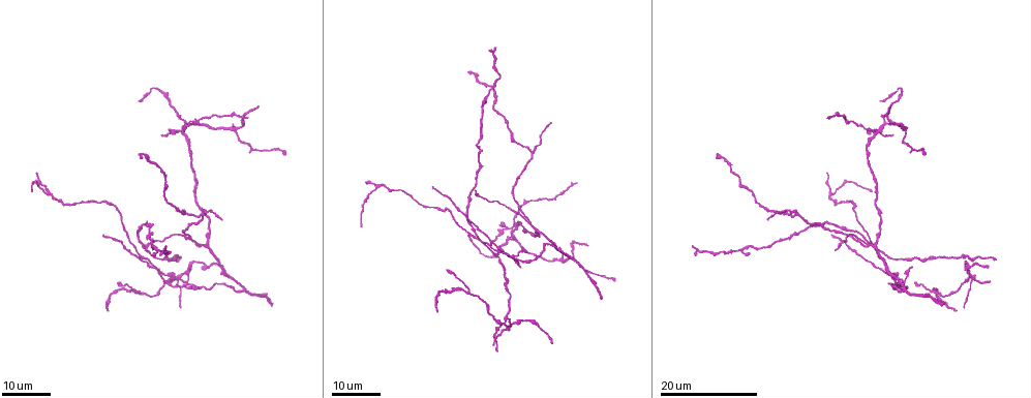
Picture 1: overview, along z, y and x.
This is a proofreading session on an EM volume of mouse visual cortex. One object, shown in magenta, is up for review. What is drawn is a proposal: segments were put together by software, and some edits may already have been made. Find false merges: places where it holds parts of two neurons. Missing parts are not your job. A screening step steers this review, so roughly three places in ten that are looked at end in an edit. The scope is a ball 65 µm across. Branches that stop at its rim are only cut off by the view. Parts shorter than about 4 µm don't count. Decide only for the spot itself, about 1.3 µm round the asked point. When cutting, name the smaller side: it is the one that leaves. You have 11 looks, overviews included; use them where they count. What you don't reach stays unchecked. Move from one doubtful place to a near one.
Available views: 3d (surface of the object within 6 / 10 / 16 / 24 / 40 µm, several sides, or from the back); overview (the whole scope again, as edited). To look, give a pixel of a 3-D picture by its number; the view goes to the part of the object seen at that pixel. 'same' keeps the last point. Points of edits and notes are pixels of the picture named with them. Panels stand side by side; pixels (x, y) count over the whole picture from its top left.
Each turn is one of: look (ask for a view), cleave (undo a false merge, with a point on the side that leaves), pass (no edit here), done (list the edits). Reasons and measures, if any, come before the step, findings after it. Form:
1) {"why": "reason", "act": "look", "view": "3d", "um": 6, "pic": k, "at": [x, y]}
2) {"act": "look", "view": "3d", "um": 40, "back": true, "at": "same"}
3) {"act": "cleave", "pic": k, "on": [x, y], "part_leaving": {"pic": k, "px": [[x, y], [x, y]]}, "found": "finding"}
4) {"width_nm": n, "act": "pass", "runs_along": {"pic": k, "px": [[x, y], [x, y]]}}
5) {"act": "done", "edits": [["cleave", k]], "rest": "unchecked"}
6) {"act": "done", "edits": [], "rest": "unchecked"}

{"why": "four arms meet", "act": "look", "view": "3d", "um": 24, "pic": 1, "at": [512, 230]}

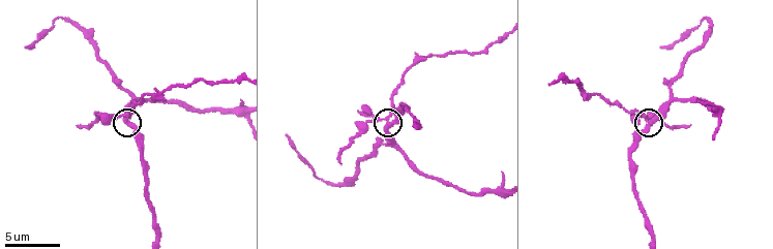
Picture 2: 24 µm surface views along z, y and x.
{"act": "look", "view": "3d", "um": 6, "pic": 2, "at": [386, 122]}

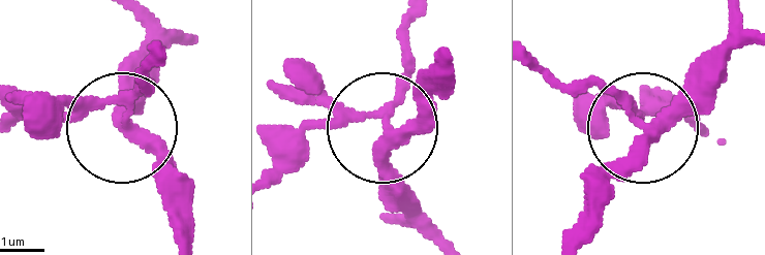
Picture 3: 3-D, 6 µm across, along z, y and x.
{"act": "cleave", "pic": 3, "on": [69, 114], "part_leaving": {"pic": 3, "px": [[397, 102], [408, 18]]}, "found": "a second neuron is stuck on"}

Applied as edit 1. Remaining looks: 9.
{"act": "look", "view": "overview"}

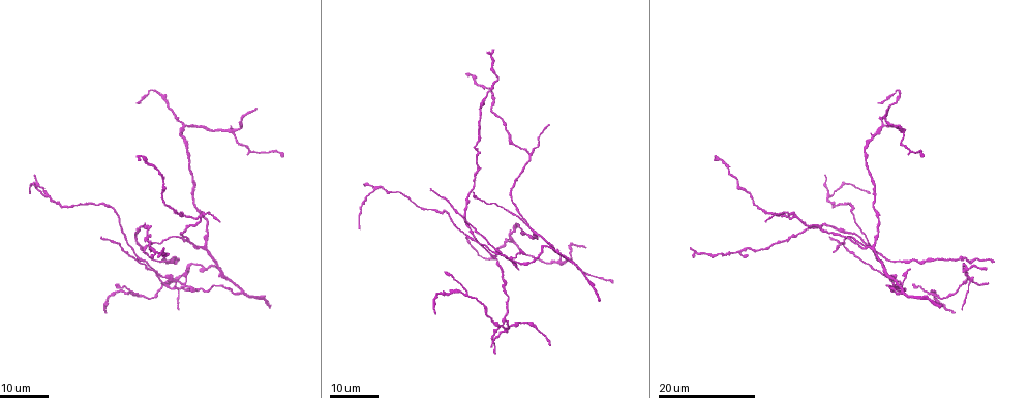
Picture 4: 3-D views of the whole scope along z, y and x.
{"why": "a fork", "act": "look", "view": "3d", "um": 24, "pic": 4, "at": [135, 296]}

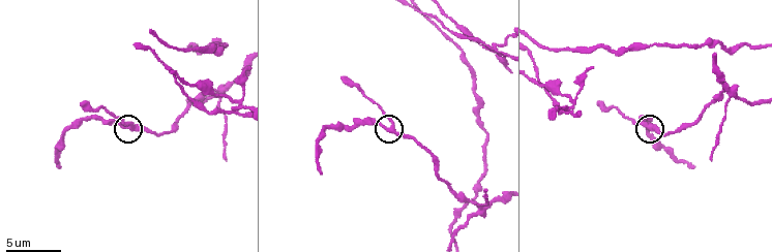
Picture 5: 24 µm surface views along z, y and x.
{"act": "look", "view": "3d", "um": 6, "pic": 5, "at": [133, 124]}

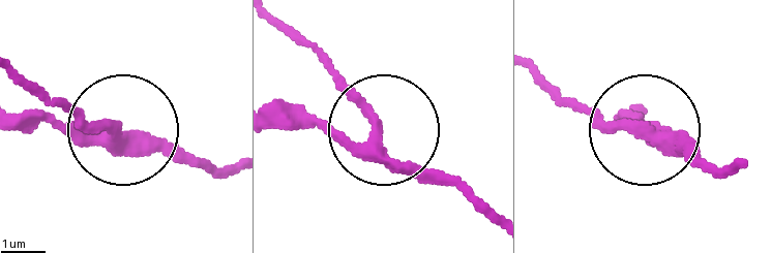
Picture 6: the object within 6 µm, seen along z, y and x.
{"width_nm": 300, "act": "pass", "found": "one neuron here"}

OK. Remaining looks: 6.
{"why": "four or more arms meet", "act": "look", "view": "3d", "um": 24, "pic": 4, "at": [858, 241]}

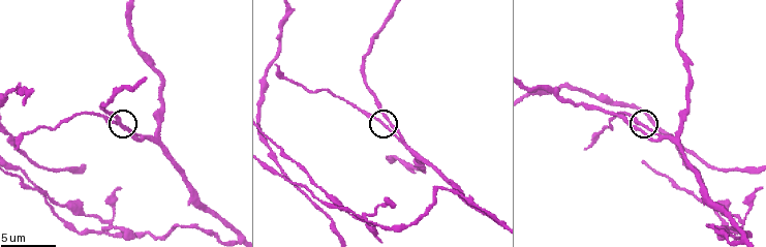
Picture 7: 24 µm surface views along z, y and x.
{"act": "look", "view": "3d", "um": 10, "pic": 7, "at": [642, 124]}

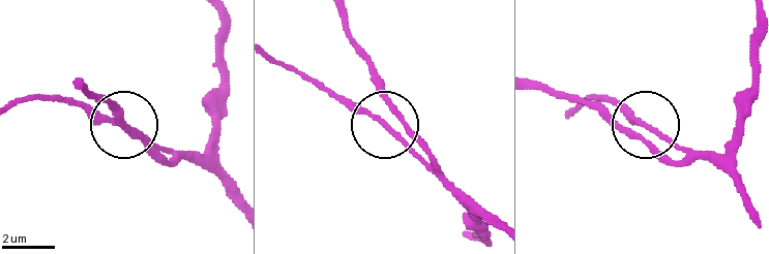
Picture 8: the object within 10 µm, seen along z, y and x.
{"arms": 4, "act": "pass", "runs_along": {"pic": 8, "px": [[757, 210], [722, 167], [637, 121], [614, 98]]}, "found": "one neuron here"}

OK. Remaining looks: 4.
{"why": "four or more arms meet", "act": "look", "view": "3d", "um": 16, "pic": 7, "at": [101, 231]}

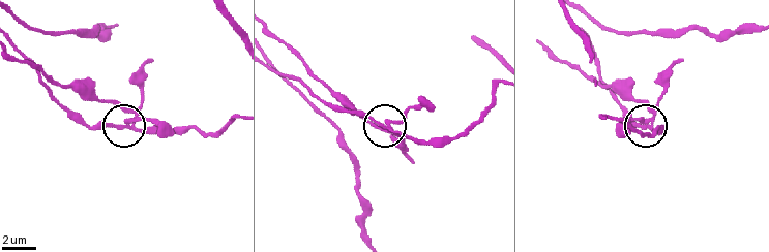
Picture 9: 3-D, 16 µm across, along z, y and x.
{"act": "cleave", "pic": 9, "on": [147, 121], "part_leaving": {"pic": 9, "px": [[649, 121], [642, 102], [623, 99], [598, 86], [544, 46]]}, "found": "two neurons meet here"}

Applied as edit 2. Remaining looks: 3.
{"act": "look", "view": "overview"}

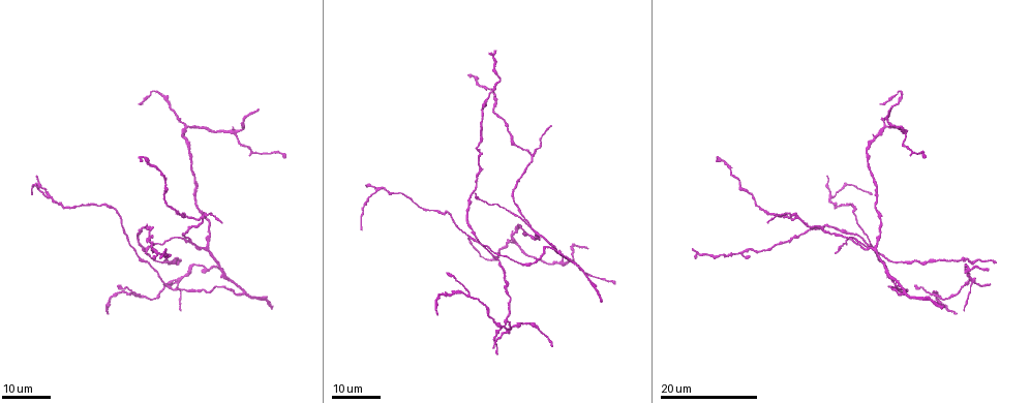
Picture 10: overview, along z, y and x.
{"why": "two arms in line, one across", "act": "look", "view": "3d", "um": 16, "pic": 10, "at": [147, 260]}

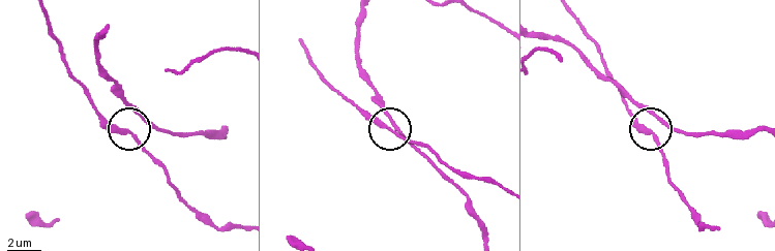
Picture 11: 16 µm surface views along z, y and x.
{"why": "closer look", "act": "look", "view": "3d", "um": 10, "pic": 11, "at": [651, 132]}

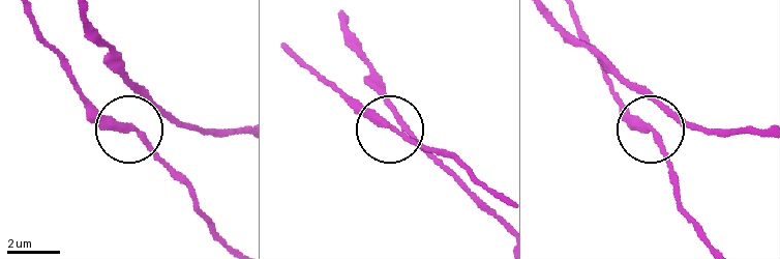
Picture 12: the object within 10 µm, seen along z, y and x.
{"act": "pass", "runs_along": {"pic": 12, "px": [[710, 241], [681, 201], [665, 147], [611, 90]]}, "found": "all the same neuron"}

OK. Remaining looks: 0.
{"act": "done", "edits": [["cleave", 3], ["cleave", 9]], "rest": "unchecked"}

